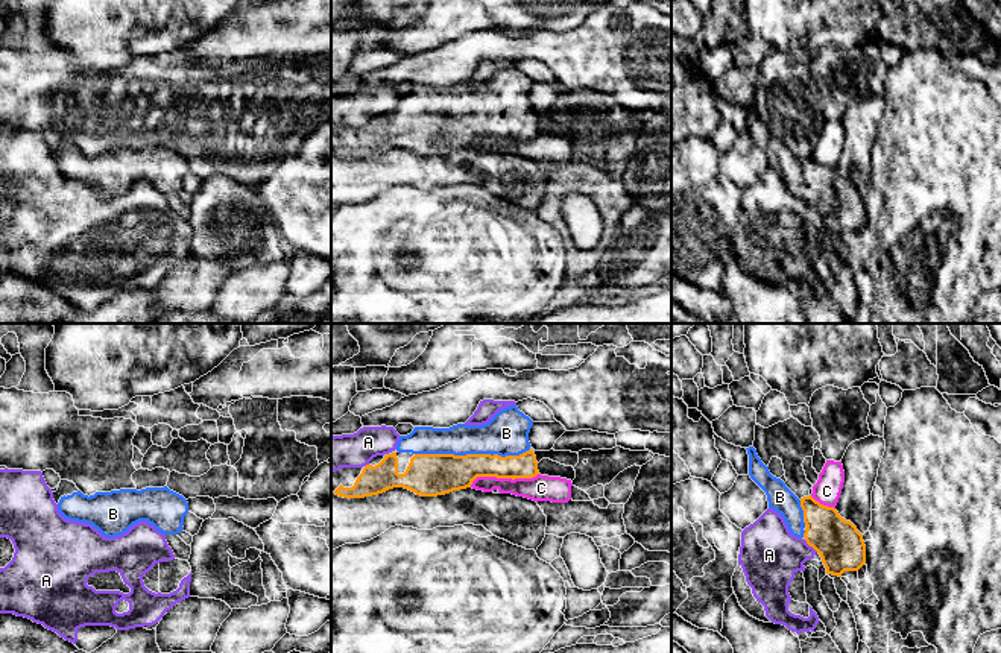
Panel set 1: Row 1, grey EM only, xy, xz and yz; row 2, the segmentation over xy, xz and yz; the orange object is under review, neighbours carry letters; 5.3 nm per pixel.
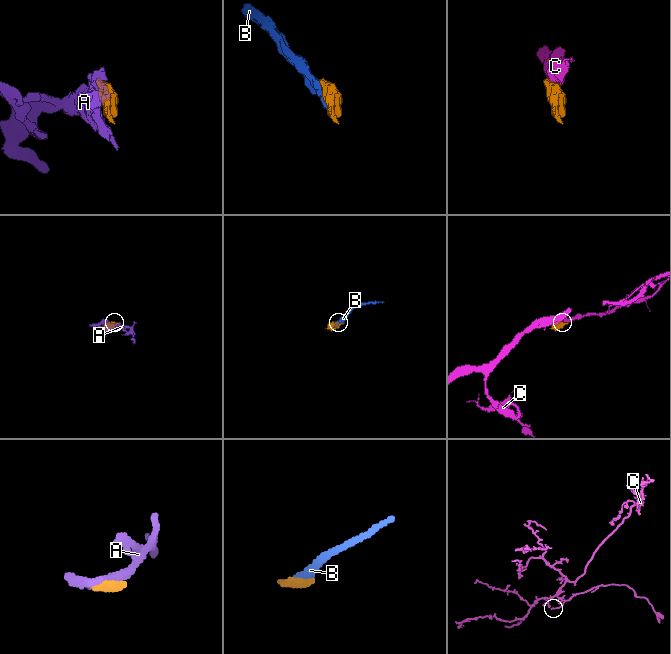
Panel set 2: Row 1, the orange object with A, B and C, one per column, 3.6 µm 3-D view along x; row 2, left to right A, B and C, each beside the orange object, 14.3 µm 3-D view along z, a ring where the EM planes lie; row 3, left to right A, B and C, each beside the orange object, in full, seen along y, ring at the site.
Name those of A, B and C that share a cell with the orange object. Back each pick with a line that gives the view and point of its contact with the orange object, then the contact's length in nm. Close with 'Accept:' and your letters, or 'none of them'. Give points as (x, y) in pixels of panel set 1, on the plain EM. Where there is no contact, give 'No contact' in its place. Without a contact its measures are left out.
B: Touches orange at xz (471, 114). Shared border 600 nm
Accept: B

